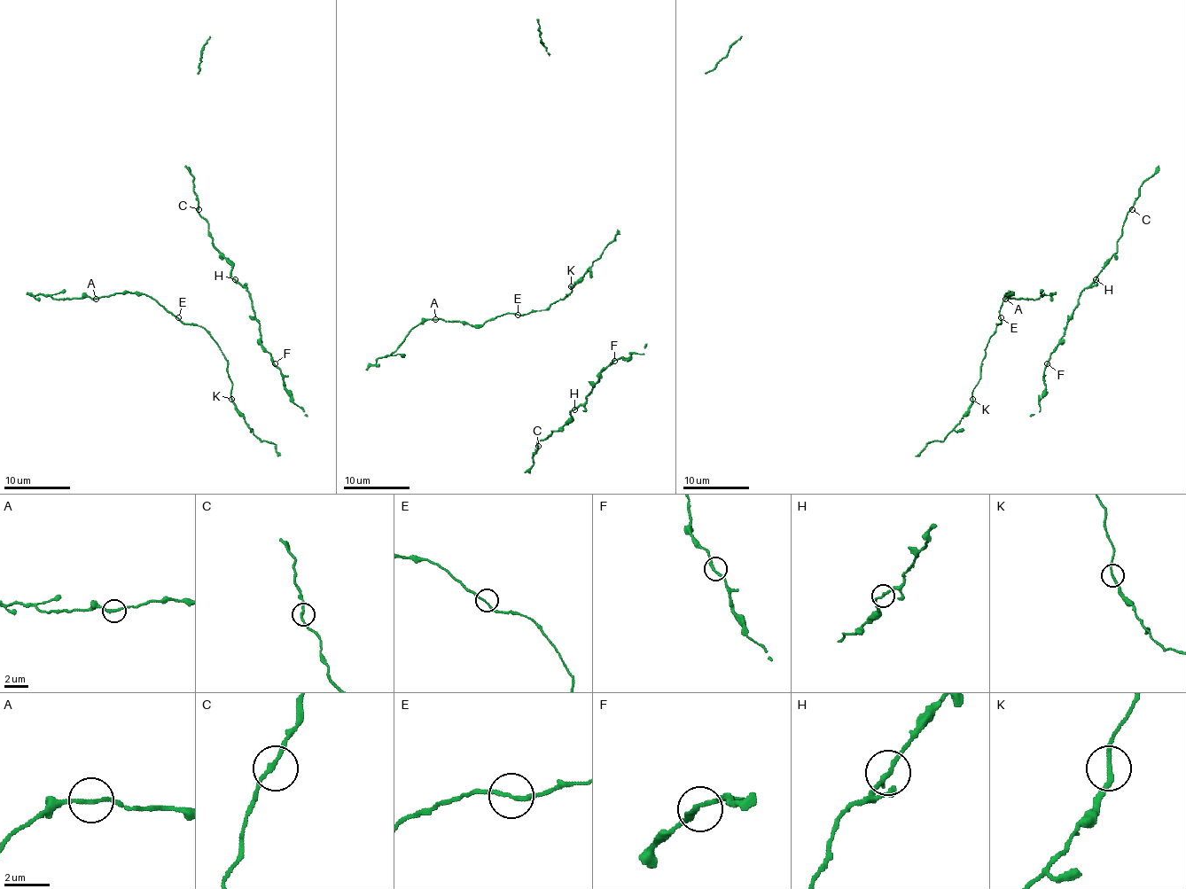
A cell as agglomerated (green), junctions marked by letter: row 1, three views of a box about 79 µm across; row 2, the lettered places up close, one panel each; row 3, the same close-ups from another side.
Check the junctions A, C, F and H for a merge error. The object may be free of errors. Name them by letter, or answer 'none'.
none

